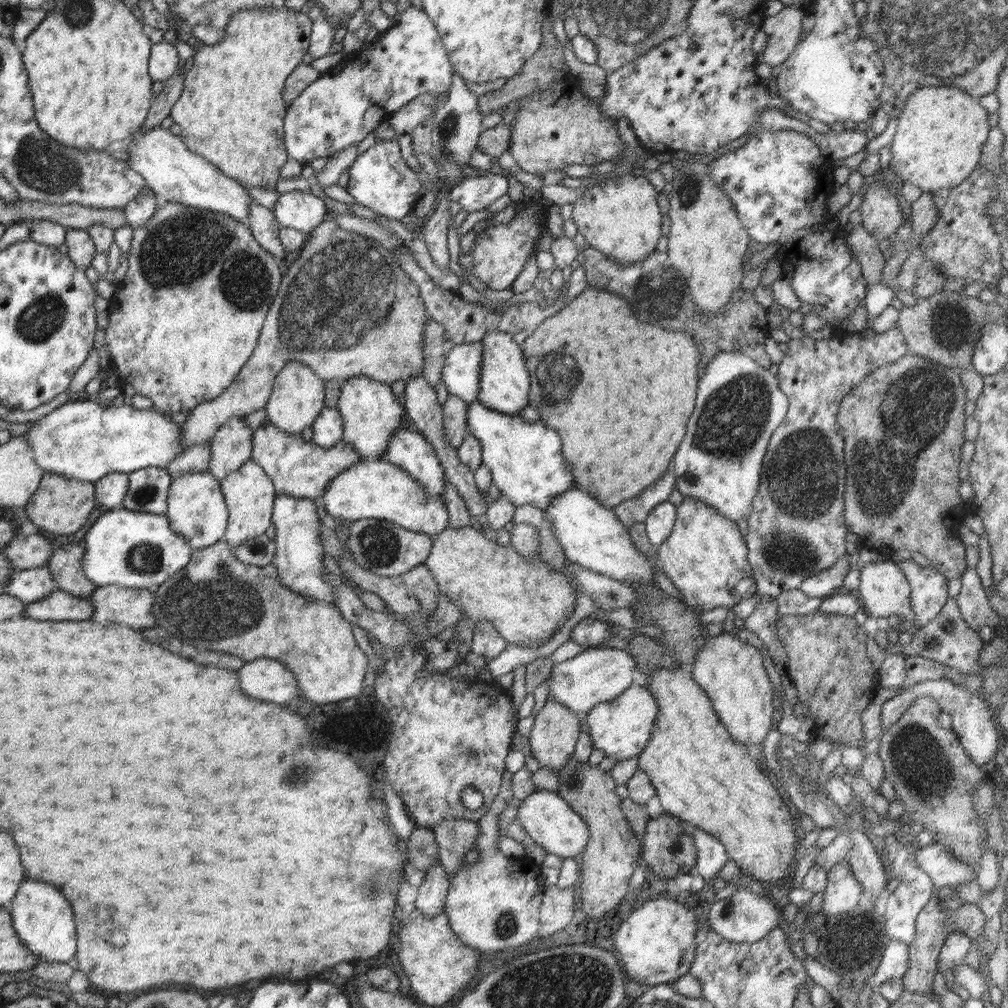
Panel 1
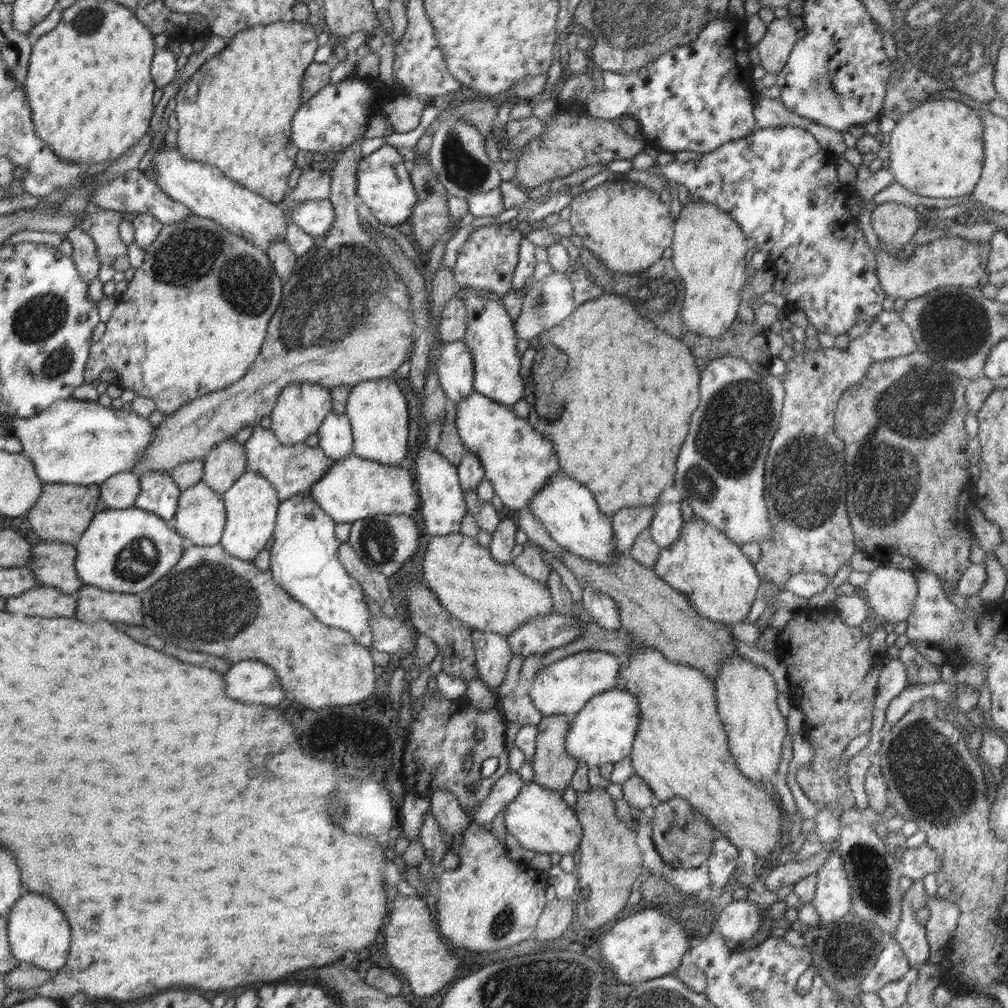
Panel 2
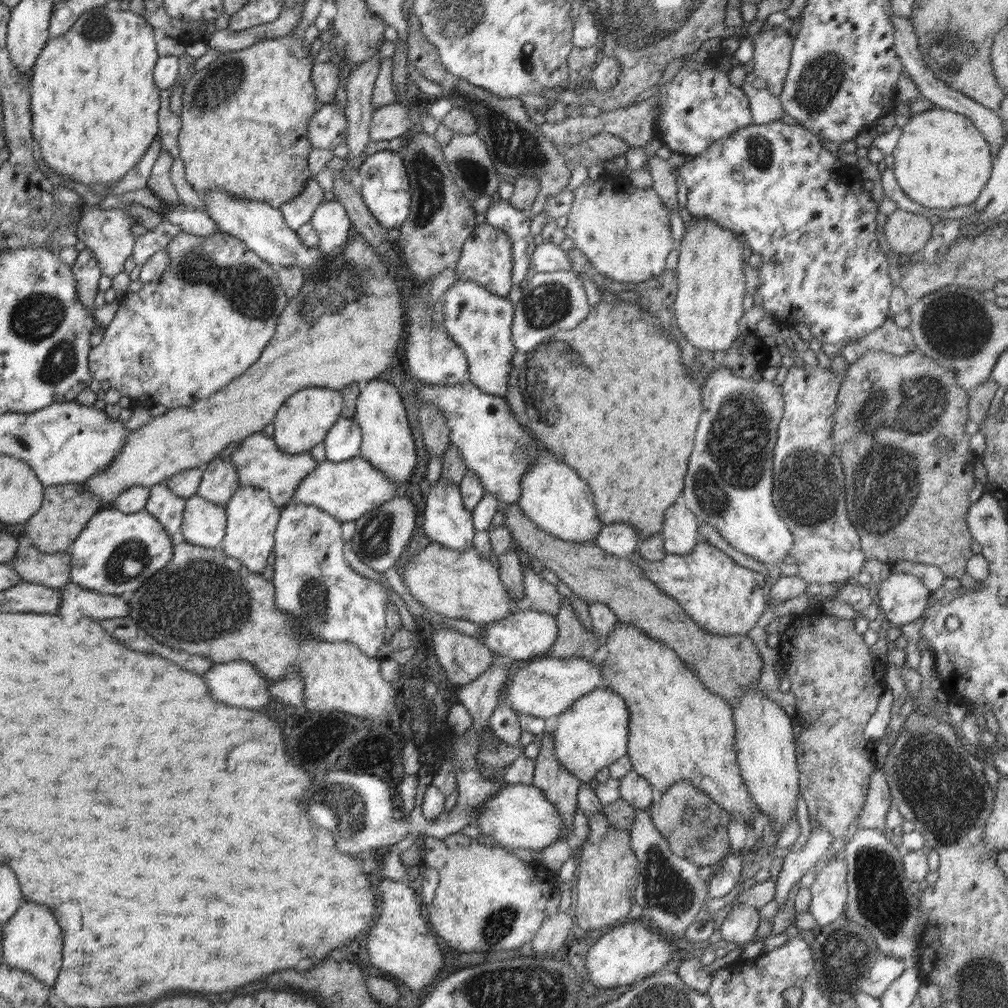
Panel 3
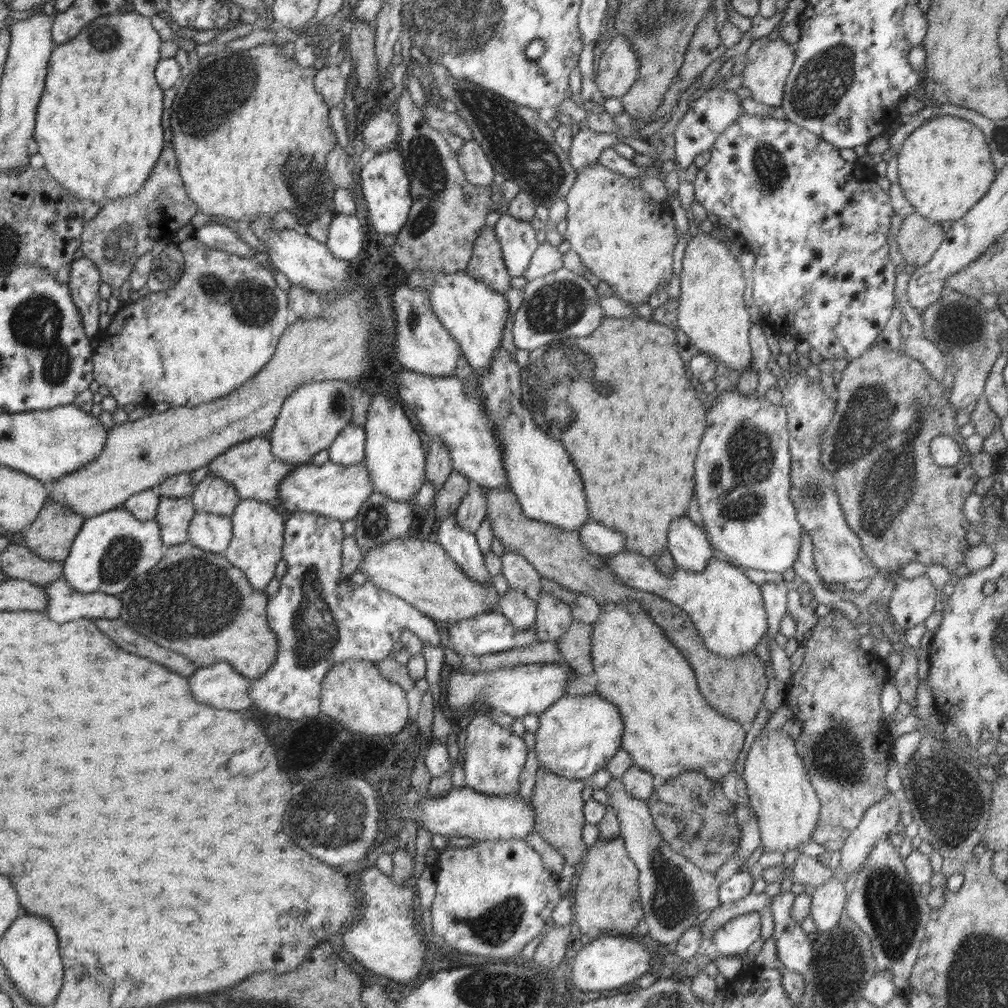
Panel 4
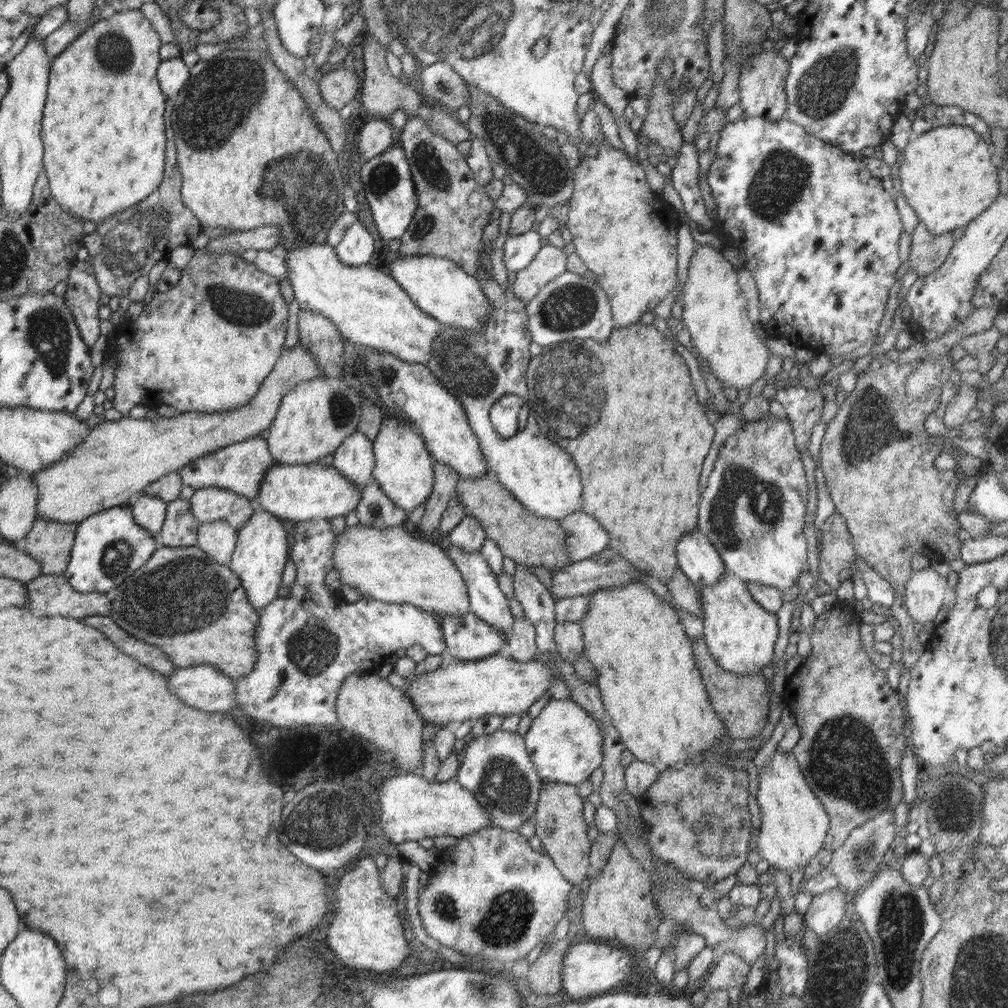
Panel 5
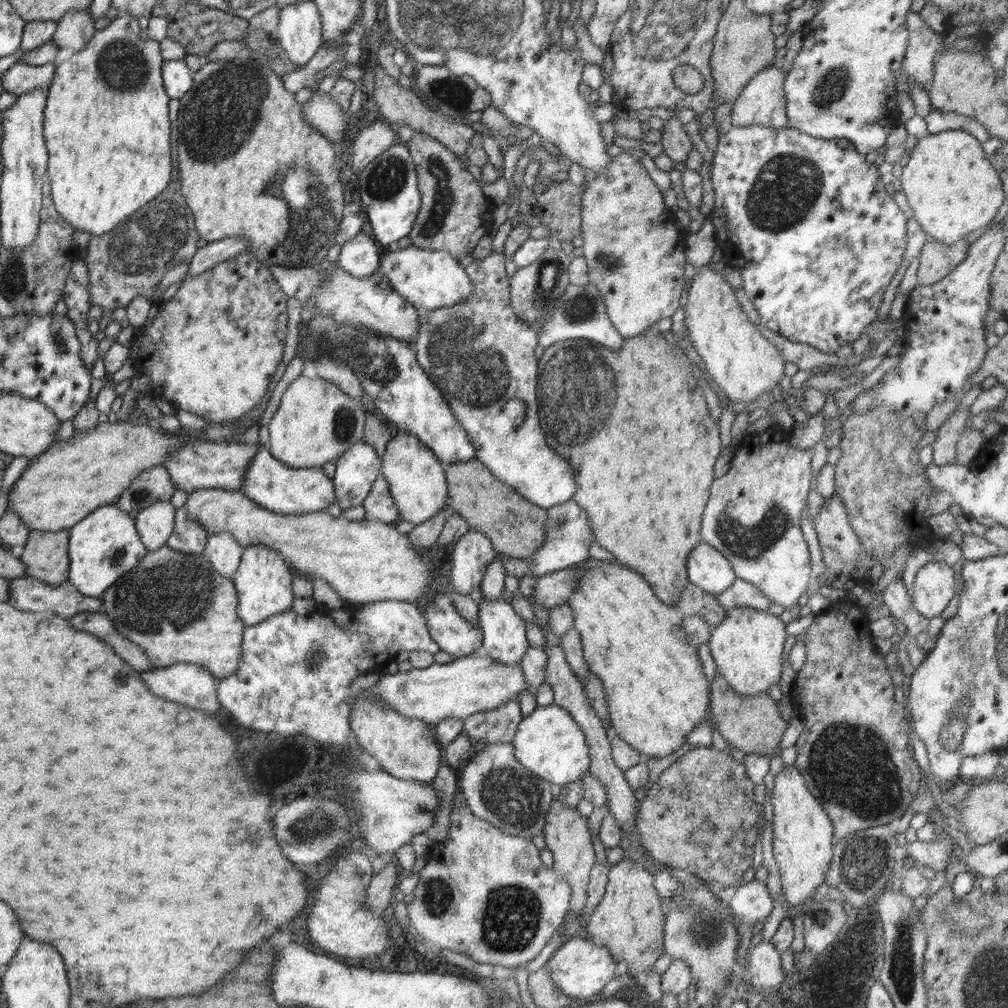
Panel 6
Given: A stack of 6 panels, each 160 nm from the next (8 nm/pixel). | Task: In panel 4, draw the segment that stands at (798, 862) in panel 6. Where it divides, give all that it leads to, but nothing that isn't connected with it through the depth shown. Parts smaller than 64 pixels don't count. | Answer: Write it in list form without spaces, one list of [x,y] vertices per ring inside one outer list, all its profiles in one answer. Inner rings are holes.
[[[782,729],[773,732],[761,731],[746,754],[743,778],[747,786],[749,804],[758,819],[761,842],[765,846],[765,852],[785,854],[788,850],[796,849],[802,842],[810,840],[819,821],[820,801],[808,778],[803,760],[798,756],[793,738],[788,737]]]

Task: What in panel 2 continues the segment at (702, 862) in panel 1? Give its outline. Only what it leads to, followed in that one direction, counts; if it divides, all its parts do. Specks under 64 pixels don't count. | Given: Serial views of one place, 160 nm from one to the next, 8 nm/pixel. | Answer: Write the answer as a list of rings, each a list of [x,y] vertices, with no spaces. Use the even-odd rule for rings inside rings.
[[[726,838],[714,839],[712,850],[705,860],[708,867],[709,886],[719,892],[728,882],[730,875],[740,863],[740,850]]]

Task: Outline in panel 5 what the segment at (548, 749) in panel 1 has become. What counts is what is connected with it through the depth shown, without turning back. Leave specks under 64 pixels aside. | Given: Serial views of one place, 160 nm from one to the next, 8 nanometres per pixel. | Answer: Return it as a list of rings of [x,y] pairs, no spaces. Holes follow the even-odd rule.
[[[541,779],[538,806],[534,812],[535,834],[556,868],[574,885],[581,884],[591,870],[589,852],[592,842],[588,838],[586,821],[582,815],[583,806],[577,785]]]

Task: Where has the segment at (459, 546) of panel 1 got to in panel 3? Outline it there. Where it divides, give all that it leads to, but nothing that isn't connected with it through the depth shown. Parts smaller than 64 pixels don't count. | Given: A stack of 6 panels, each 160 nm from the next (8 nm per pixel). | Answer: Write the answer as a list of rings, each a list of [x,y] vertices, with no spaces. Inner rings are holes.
[[[431,541],[410,560],[408,566],[402,568],[402,573],[403,584],[424,608],[448,618],[486,625],[517,611],[511,592],[501,582],[499,572],[474,547],[459,551]]]

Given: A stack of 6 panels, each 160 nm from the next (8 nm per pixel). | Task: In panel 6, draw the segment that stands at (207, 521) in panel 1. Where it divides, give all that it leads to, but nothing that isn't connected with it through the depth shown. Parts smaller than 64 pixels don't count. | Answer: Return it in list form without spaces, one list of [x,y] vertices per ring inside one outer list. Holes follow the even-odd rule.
[[[227,532],[207,535],[203,555],[212,563],[218,574],[231,579],[240,564],[243,546]]]

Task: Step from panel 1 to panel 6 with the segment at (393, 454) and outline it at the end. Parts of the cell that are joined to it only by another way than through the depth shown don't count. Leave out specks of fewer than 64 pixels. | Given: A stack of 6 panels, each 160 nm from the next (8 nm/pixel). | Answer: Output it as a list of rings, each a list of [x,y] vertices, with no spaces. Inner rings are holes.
[[[478,590],[473,596],[477,602],[479,627],[482,629],[481,652],[493,658],[496,662],[507,665],[519,665],[527,648],[530,646],[526,639],[525,622],[523,618],[512,608],[512,605],[505,599],[497,598],[489,601],[482,596]]]

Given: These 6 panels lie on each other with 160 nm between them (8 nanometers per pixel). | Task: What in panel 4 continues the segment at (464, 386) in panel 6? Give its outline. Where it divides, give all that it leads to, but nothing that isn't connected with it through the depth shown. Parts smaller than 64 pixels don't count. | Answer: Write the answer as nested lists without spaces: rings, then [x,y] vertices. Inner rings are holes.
[[[499,346],[486,374],[477,374],[461,354],[454,375],[463,381],[470,379],[477,382],[488,418],[502,446],[502,468],[508,480],[508,489],[517,496],[523,514],[562,530],[578,532],[589,520],[584,483],[562,444],[534,422],[531,412],[523,403],[521,394],[524,388],[520,387],[522,369],[516,359]]]

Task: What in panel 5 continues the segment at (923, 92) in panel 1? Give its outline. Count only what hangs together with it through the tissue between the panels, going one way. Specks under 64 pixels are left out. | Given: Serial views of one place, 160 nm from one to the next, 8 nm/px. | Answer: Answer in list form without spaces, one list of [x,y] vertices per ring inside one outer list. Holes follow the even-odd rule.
[[[950,125],[930,129],[908,142],[903,154],[899,170],[901,193],[919,220],[934,234],[944,234],[965,227],[973,218],[979,217],[1000,193],[997,166],[992,162],[988,144],[969,126]]]

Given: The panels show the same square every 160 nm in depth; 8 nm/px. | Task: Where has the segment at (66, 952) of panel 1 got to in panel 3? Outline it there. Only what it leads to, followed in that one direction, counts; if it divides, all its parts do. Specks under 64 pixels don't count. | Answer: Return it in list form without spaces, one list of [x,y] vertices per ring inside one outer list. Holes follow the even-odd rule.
[[[24,902],[1,927],[2,962],[12,968],[24,970],[34,975],[46,986],[53,989],[62,965],[62,930],[56,924],[56,918],[46,906]]]

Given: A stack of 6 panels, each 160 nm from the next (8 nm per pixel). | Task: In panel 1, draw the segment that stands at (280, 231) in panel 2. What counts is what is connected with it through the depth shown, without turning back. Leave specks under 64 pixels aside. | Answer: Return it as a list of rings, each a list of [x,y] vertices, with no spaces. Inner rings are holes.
[[[162,126],[143,131],[142,128],[132,135],[128,145],[129,158],[126,164],[144,177],[146,187],[155,194],[164,196],[167,202],[180,203],[185,207],[211,210],[227,214],[244,226],[248,226],[249,204],[254,202],[242,183],[230,178],[211,162],[199,154],[188,150],[184,141]]]

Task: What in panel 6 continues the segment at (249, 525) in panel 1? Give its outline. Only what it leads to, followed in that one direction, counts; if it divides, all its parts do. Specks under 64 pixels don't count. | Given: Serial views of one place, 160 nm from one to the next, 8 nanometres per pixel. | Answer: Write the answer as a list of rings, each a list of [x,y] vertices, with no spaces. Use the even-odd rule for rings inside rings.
[[[254,543],[243,548],[238,570],[230,580],[237,590],[237,613],[245,627],[254,626],[273,614],[292,611],[294,576],[290,574],[288,567],[287,562],[275,550],[262,543]]]

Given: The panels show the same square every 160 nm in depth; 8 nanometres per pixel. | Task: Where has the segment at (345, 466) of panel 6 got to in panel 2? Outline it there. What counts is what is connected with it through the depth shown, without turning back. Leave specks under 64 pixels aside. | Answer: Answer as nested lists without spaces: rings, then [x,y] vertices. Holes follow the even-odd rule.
[[[328,413],[317,430],[318,447],[332,461],[346,458],[353,453],[354,436],[346,413]]]

